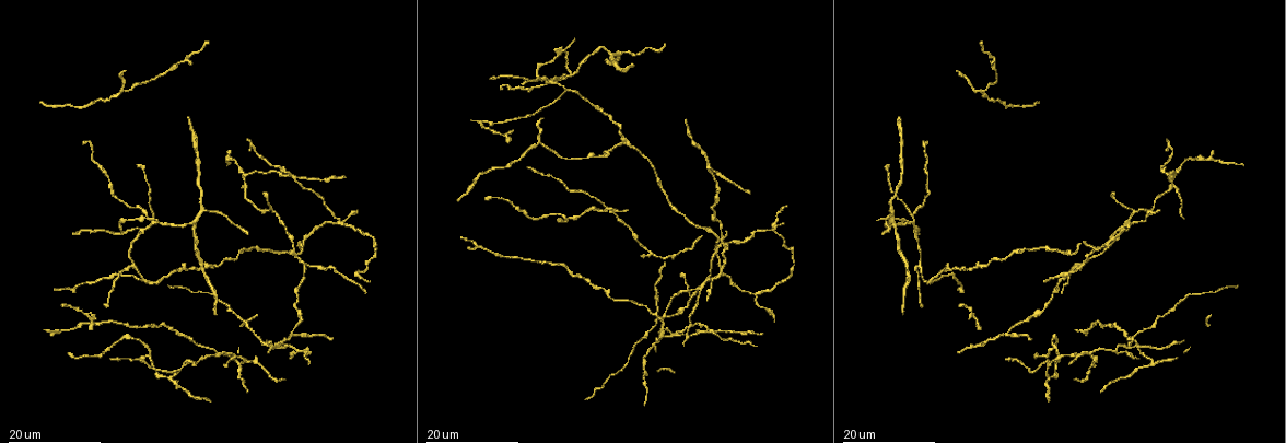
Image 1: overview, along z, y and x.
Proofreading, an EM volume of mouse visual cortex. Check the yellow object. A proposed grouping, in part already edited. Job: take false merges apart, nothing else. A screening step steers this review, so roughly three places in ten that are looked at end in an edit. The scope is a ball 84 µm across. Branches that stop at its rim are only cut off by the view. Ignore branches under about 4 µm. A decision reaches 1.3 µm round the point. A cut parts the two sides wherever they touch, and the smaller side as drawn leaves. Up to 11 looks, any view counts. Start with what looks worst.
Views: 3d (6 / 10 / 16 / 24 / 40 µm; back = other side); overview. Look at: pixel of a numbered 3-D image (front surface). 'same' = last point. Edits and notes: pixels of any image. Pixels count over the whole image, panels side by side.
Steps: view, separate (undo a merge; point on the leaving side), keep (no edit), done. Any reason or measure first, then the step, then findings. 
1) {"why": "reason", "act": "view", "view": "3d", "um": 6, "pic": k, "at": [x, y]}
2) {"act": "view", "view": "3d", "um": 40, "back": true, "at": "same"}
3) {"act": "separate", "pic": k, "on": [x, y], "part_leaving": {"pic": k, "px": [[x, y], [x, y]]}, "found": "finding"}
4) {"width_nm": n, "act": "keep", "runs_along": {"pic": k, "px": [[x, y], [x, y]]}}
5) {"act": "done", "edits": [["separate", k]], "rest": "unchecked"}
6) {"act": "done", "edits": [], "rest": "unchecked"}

{"why": "four or more arms meet", "act": "view", "view": "3d", "um": 24, "pic": 1, "at": [915, 219]}

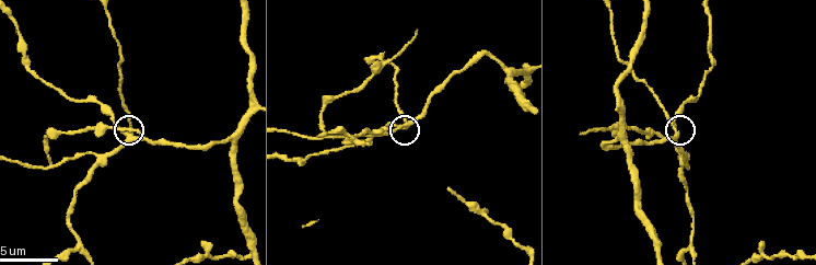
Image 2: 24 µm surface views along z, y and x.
{"act": "view", "view": "3d", "um": 10, "pic": 2, "at": [675, 134]}

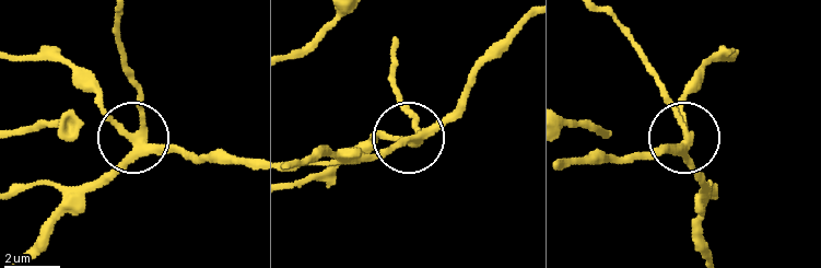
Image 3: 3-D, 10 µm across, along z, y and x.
{"act": "view", "view": "3d", "um": 10, "back": true, "pic": 3, "at": [133, 135]}

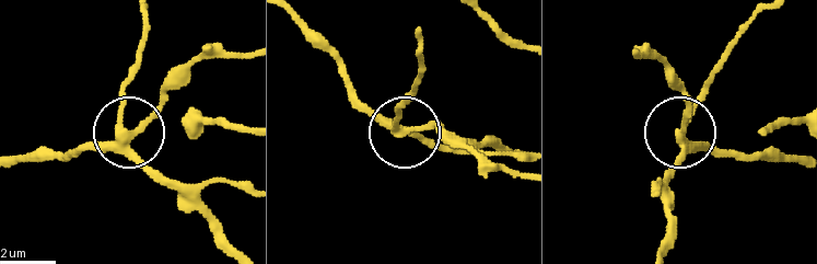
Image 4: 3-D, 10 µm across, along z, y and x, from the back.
{"width_nm": 270, "act": "separate", "pic": 4, "on": [123, 96], "part_leaving": {"pic": 4, "px": [[124, 130], [124, 98], [146, 13]]}, "found": "a second neuron is stuck on"}

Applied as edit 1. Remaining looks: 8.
{"why": "arms part here", "act": "view", "view": "3d", "um": 10, "pic": 2, "at": [50, 164]}

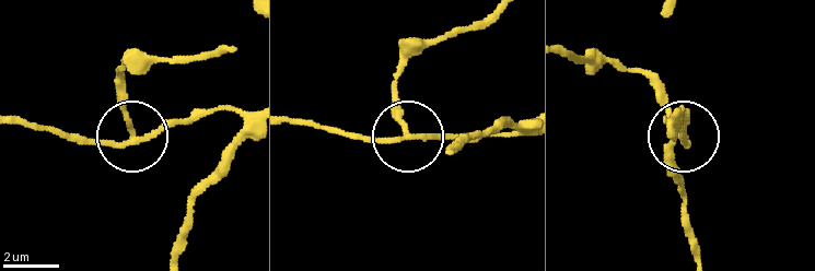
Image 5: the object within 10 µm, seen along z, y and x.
{"arms": 3, "act": "separate", "pic": 5, "on": [120, 105], "part_leaving": {"pic": 5, "px": [[411, 137], [397, 101], [405, 66], [433, 42], [497, 16]]}, "found": "a second neuron is stuck on"}

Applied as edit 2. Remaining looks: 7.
{"act": "view", "view": "overview"}

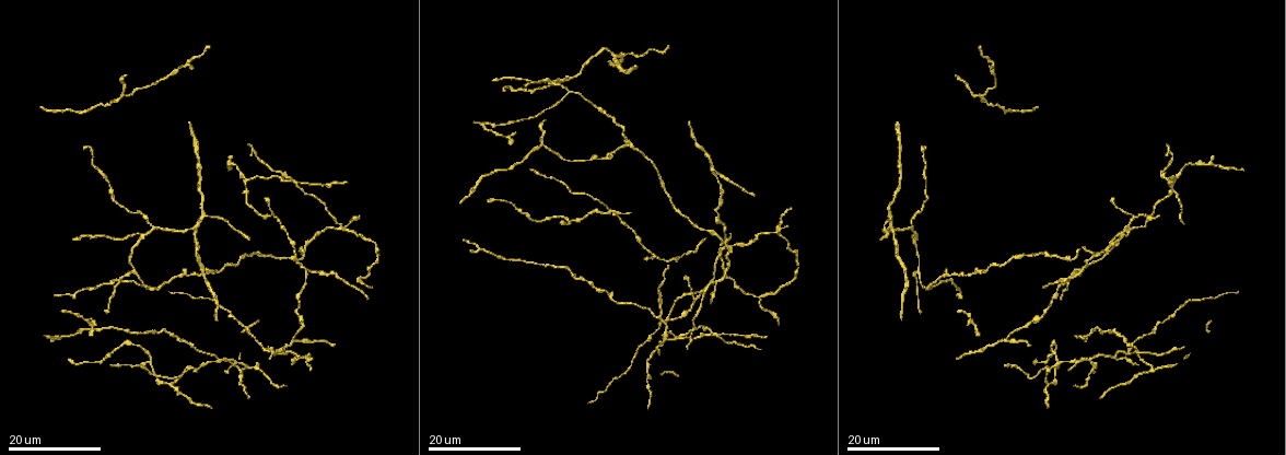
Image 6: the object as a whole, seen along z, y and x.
{"why": "three-way junction", "act": "view", "view": "3d", "um": 16, "pic": 6, "at": [592, 211]}

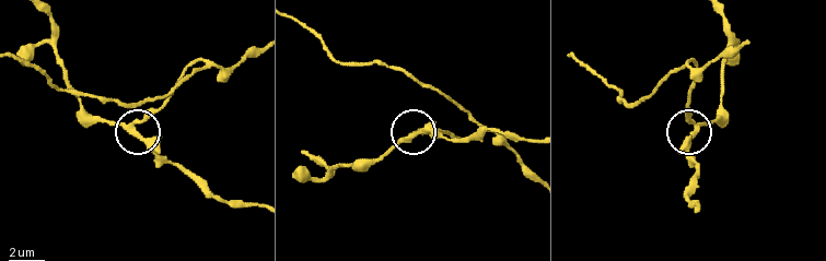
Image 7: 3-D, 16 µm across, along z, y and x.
{"act": "view", "view": "3d", "um": 10, "pic": 7, "at": [411, 135]}

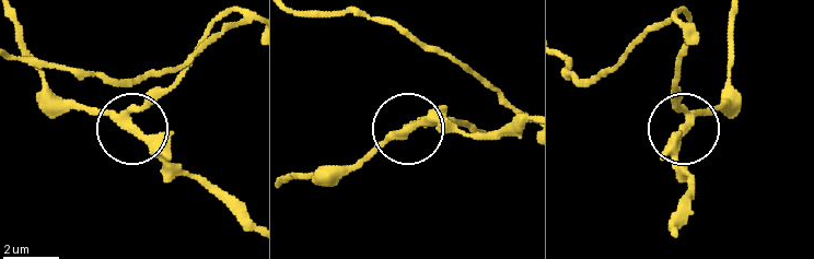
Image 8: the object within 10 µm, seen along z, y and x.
{"width_nm": 230, "act": "separate", "pic": 8, "on": [160, 90], "part_leaving": {"pic": 8, "px": [[128, 113], [175, 78], [218, 21], [246, 14]]}, "found": "two neurons meet here"}

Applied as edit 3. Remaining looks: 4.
{"why": "side arm on a straight run", "act": "view", "view": "3d", "um": 16, "pic": 6, "at": [276, 217]}

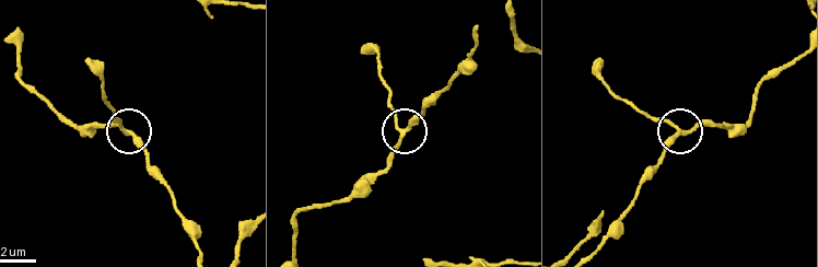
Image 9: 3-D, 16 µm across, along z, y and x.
{"act": "view", "view": "3d", "um": 6, "pic": 9, "at": [681, 131]}

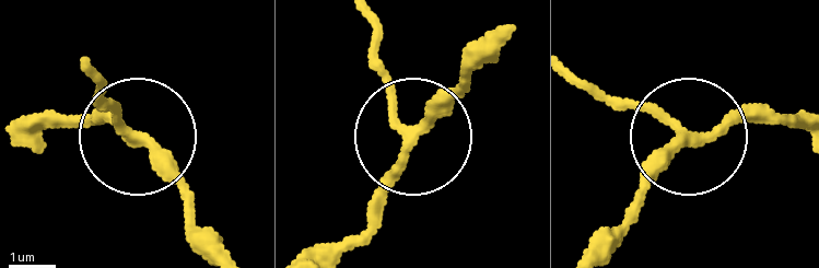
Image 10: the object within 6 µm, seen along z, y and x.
{"why": "other side", "act": "view", "view": "3d", "um": 6, "back": true, "pic": 10, "at": [408, 135]}

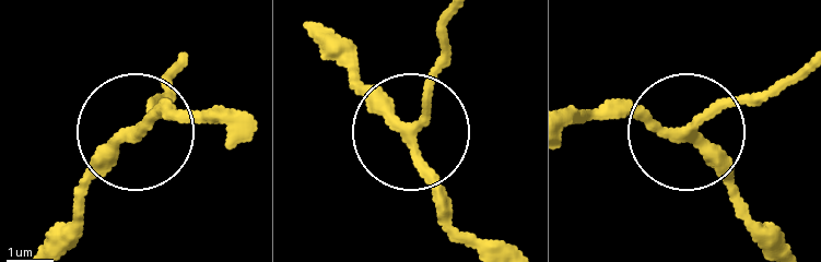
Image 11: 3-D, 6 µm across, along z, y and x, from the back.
{"width_nm": 210, "act": "keep", "runs_along": {"pic": 11, "px": [[782, 243], [700, 126], [782, 83]]}, "found": "continuous, no second neuron"}

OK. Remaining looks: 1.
{"act": "view", "view": "3d", "um": 10, "pic": 2, "at": [617, 108]}

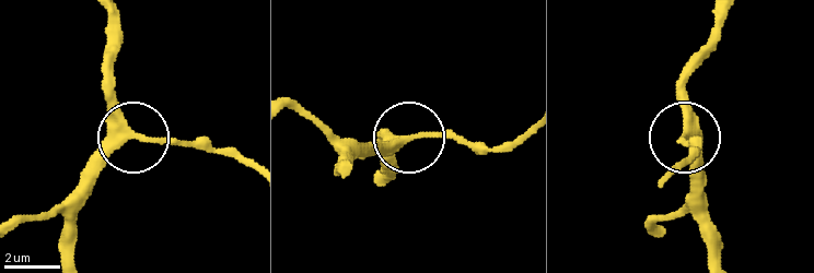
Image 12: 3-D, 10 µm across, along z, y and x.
{"side_arm_um": 13, "act": "keep", "runs_along": {"pic": 12, "px": [[290, 106], [355, 141], [453, 134], [478, 141]]}, "found": "one neuron here"}

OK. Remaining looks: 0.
{"act": "done", "edits": [["separate", 4], ["separate", 5], ["separate", 8]], "rest": "unchecked"}

